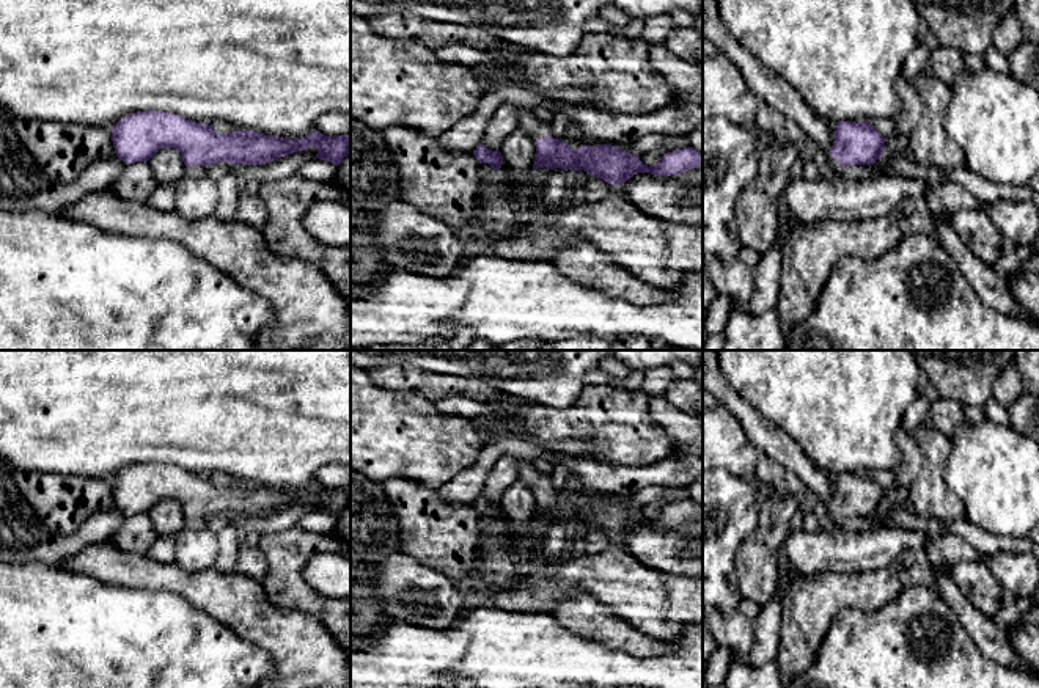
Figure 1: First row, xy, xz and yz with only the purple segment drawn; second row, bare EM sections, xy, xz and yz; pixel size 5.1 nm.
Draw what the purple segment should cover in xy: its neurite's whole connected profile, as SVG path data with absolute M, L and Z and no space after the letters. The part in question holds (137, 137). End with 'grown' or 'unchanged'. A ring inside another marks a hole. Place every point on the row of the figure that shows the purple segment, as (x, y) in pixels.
M137 112L123 116L112 129L115 154L126 165L148 162L159 149L174 148L185 167L220 162L261 165L316 146L316 159L340 165L351 156L351 135L322 135L318 130L285 140L251 130L220 134L209 123L196 123L170 112Z; unchanged

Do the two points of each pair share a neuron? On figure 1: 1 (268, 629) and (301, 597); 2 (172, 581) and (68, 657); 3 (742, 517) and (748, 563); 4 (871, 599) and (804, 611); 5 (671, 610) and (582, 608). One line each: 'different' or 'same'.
1: different
2: different
3: different
4: same
5: different

